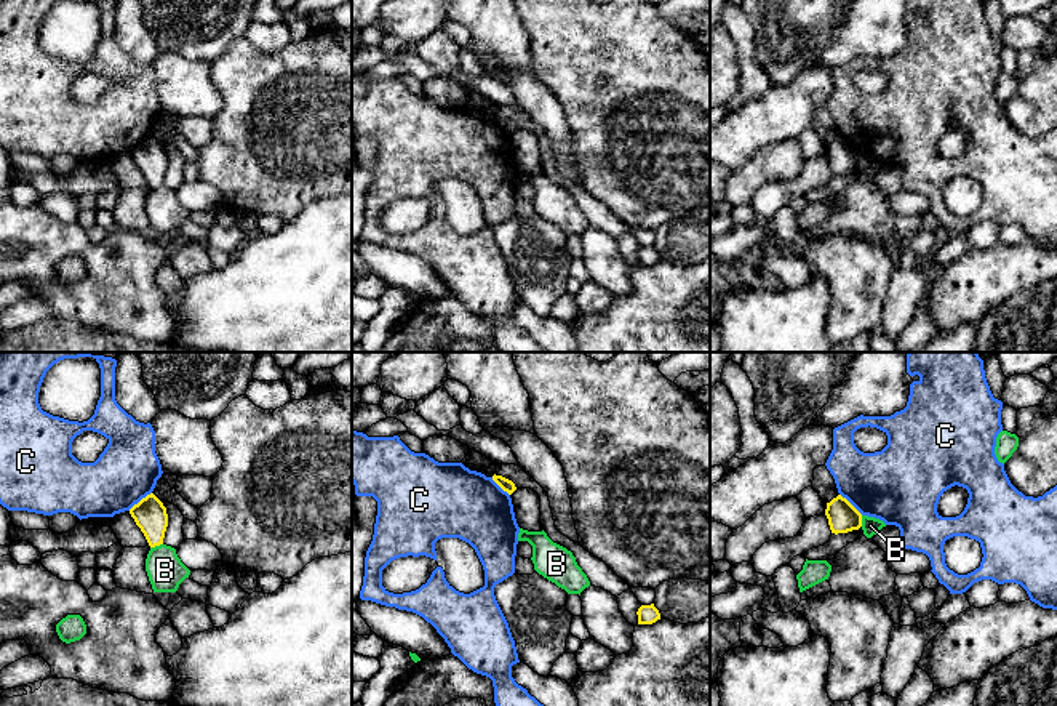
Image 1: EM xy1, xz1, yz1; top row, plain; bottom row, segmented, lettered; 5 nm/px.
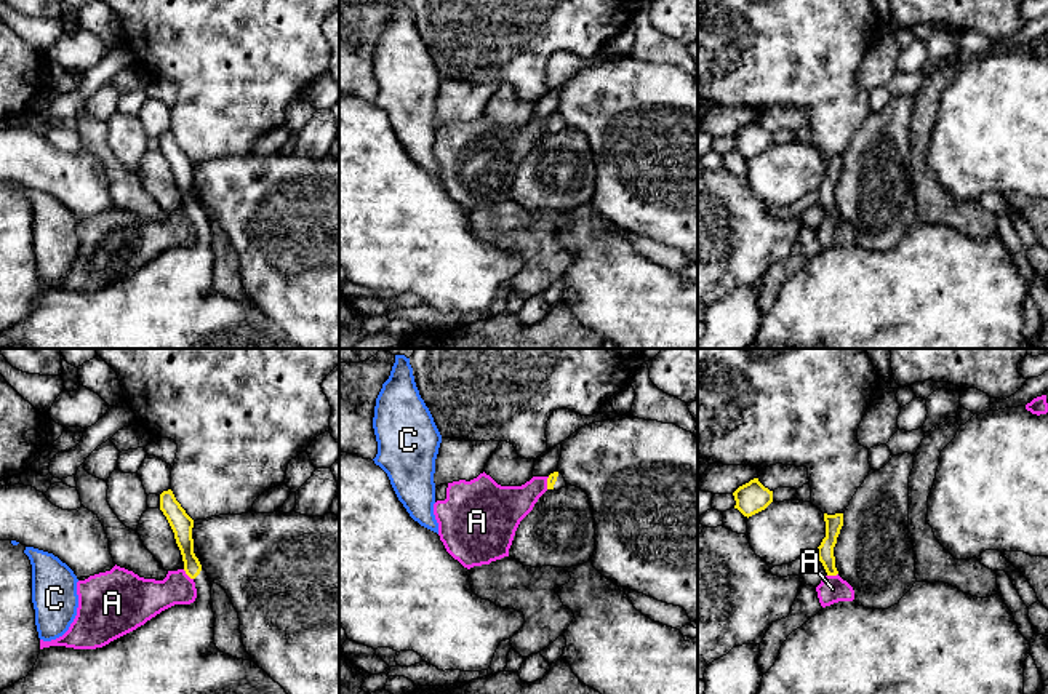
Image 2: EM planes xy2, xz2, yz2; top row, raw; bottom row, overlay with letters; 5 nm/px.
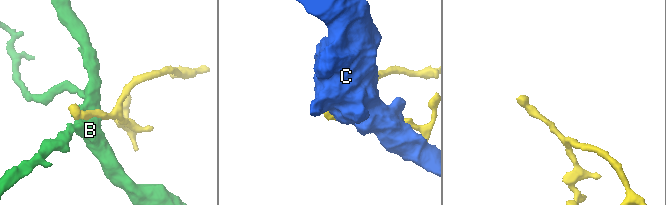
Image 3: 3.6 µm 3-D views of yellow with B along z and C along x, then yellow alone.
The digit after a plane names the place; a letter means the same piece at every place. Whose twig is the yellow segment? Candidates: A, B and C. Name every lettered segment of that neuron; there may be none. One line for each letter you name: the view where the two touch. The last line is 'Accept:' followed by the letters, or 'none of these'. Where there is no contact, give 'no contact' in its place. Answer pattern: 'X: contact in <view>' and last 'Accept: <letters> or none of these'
Accept: none of these

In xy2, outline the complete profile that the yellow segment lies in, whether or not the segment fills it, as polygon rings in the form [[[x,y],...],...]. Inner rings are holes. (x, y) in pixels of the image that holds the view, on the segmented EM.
[[[171,489],[160,494],[160,510],[174,532],[184,571],[195,582],[195,601],[174,604],[102,648],[43,648],[29,675],[0,694],[286,694],[253,660],[232,657],[216,648],[211,582],[194,553],[194,520]]]

